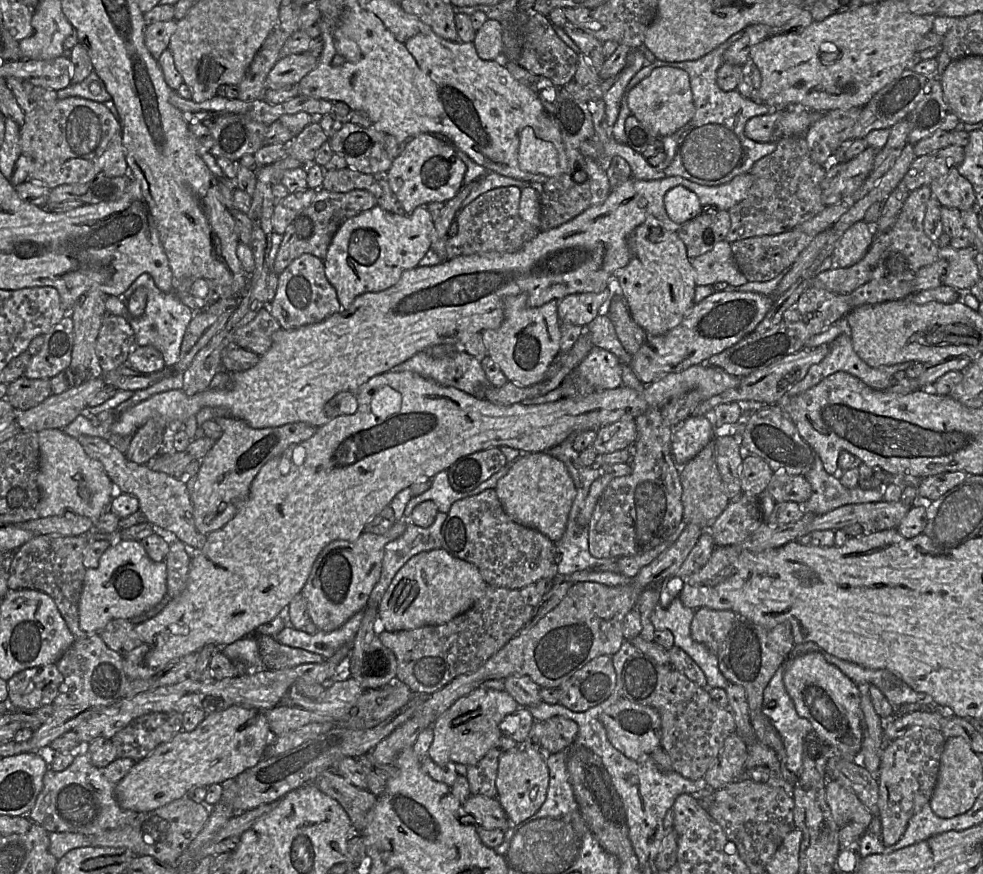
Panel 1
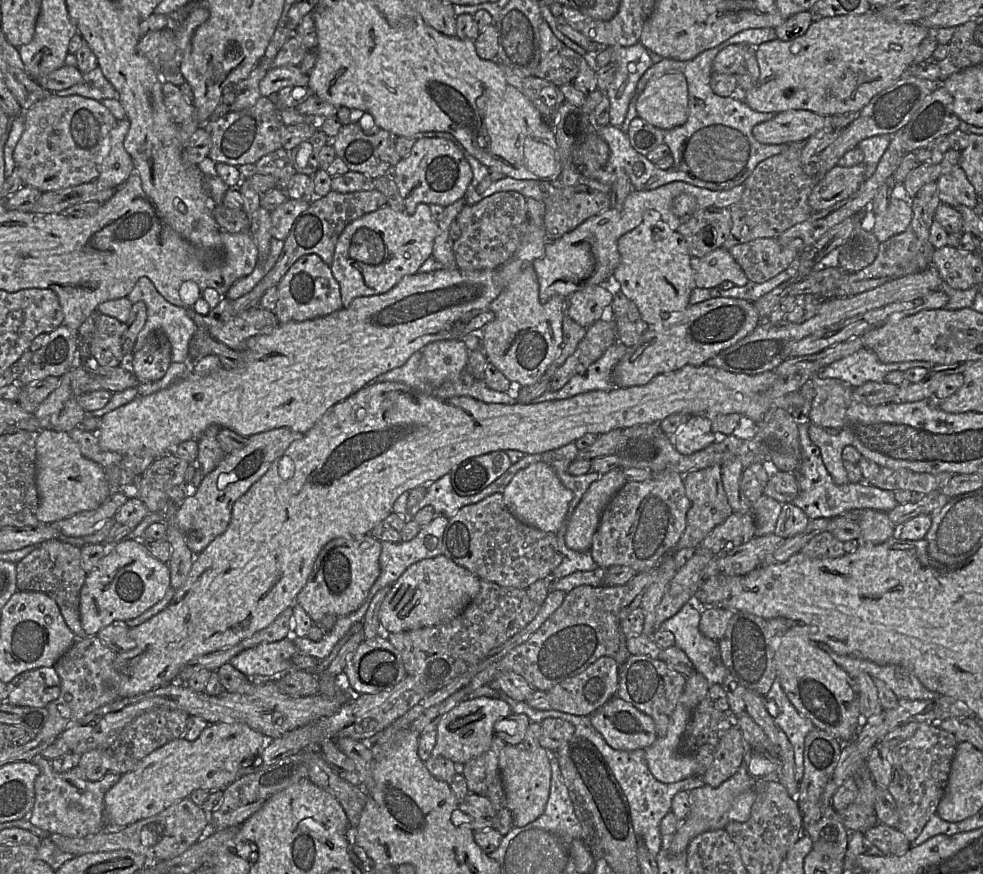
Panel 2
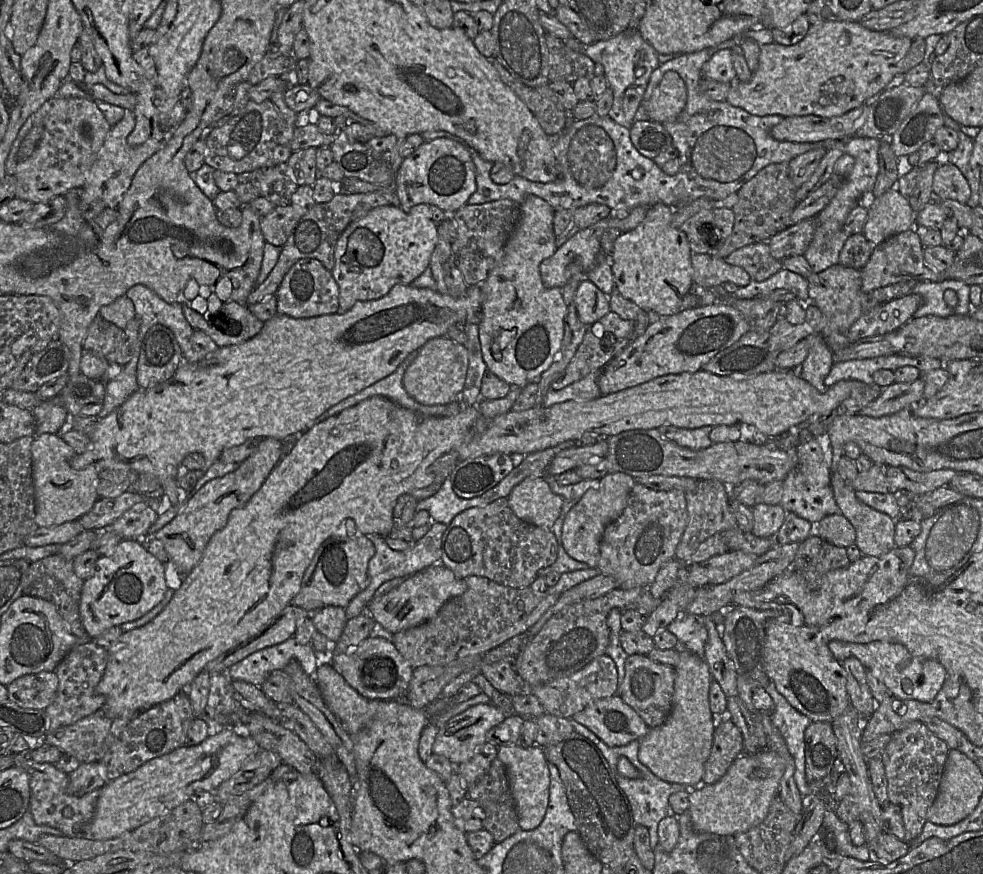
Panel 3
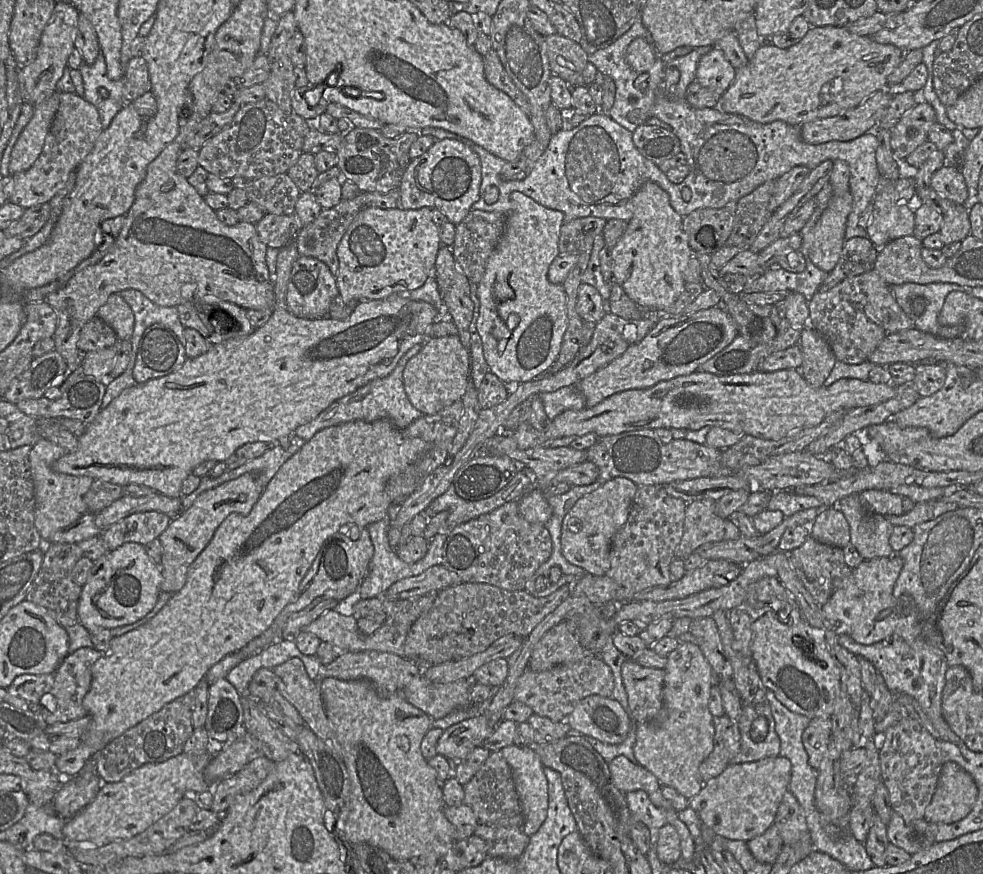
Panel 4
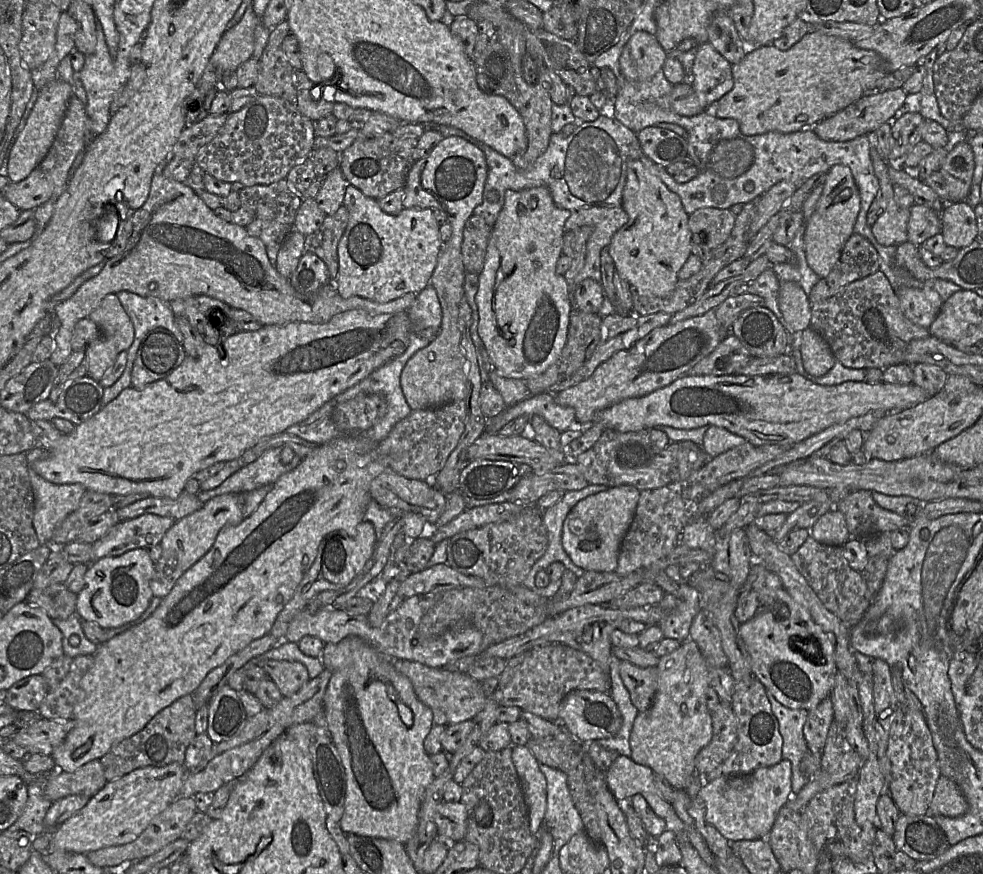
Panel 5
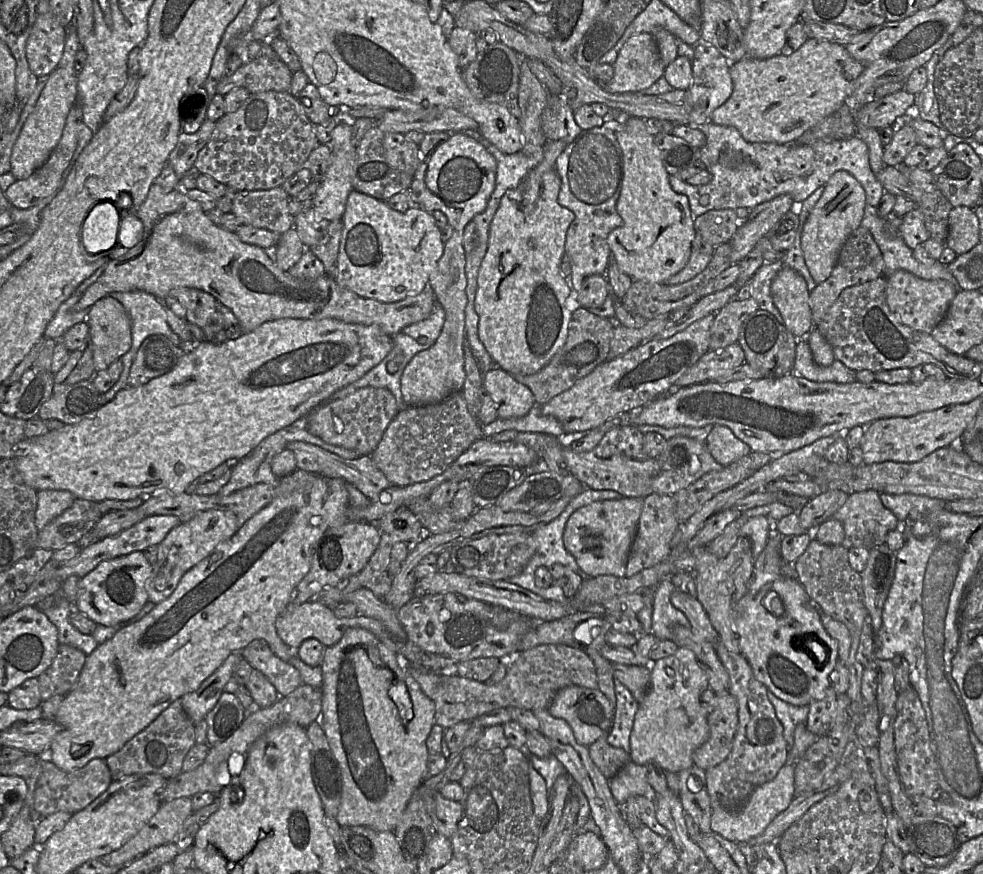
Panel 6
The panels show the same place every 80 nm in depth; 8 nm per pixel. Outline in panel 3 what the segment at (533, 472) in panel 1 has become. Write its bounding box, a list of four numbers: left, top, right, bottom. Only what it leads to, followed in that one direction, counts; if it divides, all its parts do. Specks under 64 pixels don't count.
[507,476,563,529]

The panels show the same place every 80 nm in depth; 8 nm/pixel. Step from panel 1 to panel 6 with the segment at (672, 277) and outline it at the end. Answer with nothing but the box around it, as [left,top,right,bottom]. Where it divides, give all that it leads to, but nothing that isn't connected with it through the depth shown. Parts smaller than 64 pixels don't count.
[607,116,695,283]

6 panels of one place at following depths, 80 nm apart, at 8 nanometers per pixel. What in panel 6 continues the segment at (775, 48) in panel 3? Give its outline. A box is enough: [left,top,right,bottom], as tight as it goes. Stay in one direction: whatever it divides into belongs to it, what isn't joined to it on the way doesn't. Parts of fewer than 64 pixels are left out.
[710,38,863,143]

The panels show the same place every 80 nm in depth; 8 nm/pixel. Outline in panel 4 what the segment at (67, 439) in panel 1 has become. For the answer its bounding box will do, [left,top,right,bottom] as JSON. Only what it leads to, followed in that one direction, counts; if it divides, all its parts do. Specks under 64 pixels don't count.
[29,438,94,543]

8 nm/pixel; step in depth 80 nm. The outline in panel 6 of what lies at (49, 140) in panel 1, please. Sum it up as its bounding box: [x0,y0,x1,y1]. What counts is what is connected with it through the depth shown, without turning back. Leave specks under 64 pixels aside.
[4,104,82,207]

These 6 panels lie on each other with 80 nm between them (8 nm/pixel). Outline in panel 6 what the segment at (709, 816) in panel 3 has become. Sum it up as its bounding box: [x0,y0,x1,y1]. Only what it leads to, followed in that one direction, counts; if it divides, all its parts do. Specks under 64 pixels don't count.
[711,762,794,845]

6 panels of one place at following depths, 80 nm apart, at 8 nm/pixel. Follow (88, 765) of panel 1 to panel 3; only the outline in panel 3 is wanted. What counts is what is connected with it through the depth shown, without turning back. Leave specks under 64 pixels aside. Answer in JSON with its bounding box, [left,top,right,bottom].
[13,753,101,837]

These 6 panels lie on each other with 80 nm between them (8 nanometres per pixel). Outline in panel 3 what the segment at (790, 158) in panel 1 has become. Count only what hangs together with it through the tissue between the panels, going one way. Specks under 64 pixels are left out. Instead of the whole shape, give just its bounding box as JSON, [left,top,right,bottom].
[716,162,798,259]

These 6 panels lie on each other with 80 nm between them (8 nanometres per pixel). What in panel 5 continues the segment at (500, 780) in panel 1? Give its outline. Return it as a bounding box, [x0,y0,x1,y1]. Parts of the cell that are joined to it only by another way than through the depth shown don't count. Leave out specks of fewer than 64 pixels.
[512,745,547,834]

